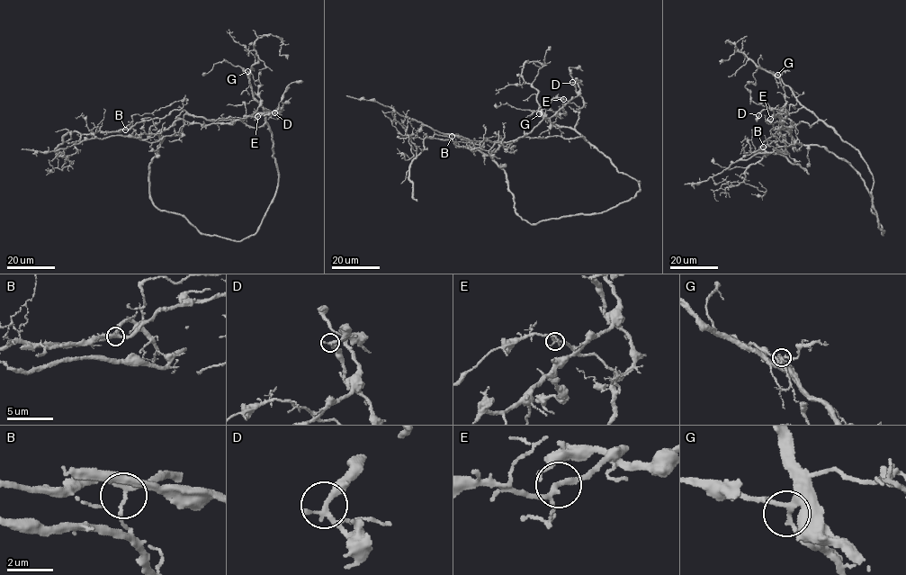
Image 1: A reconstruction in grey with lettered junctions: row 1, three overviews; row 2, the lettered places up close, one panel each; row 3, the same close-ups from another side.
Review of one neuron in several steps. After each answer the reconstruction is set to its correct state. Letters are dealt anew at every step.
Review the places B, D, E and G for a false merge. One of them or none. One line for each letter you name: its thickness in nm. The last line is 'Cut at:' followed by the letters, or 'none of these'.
B: calibre 180 nm
Cut at: B

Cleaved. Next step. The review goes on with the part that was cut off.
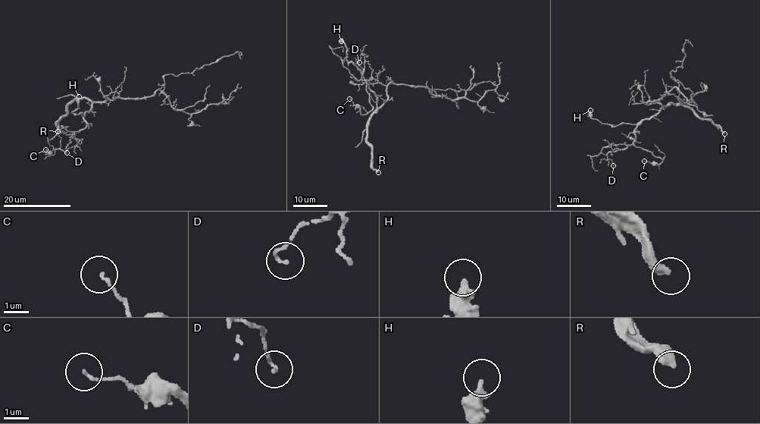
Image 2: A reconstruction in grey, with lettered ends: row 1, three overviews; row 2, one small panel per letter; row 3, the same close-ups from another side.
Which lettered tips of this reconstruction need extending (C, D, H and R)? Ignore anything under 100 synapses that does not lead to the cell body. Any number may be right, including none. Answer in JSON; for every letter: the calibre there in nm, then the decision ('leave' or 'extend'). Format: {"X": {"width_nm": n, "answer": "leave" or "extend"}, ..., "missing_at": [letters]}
{"C": {"width_nm": 100, "answer": "leave"}, "D": {"width_nm": 100, "answer": "leave"}, "H": {"width_nm": 380, "answer": "leave"}, "R": {"width_nm": 400, "answer": "extend"}, "missing_at": ["R"]}

